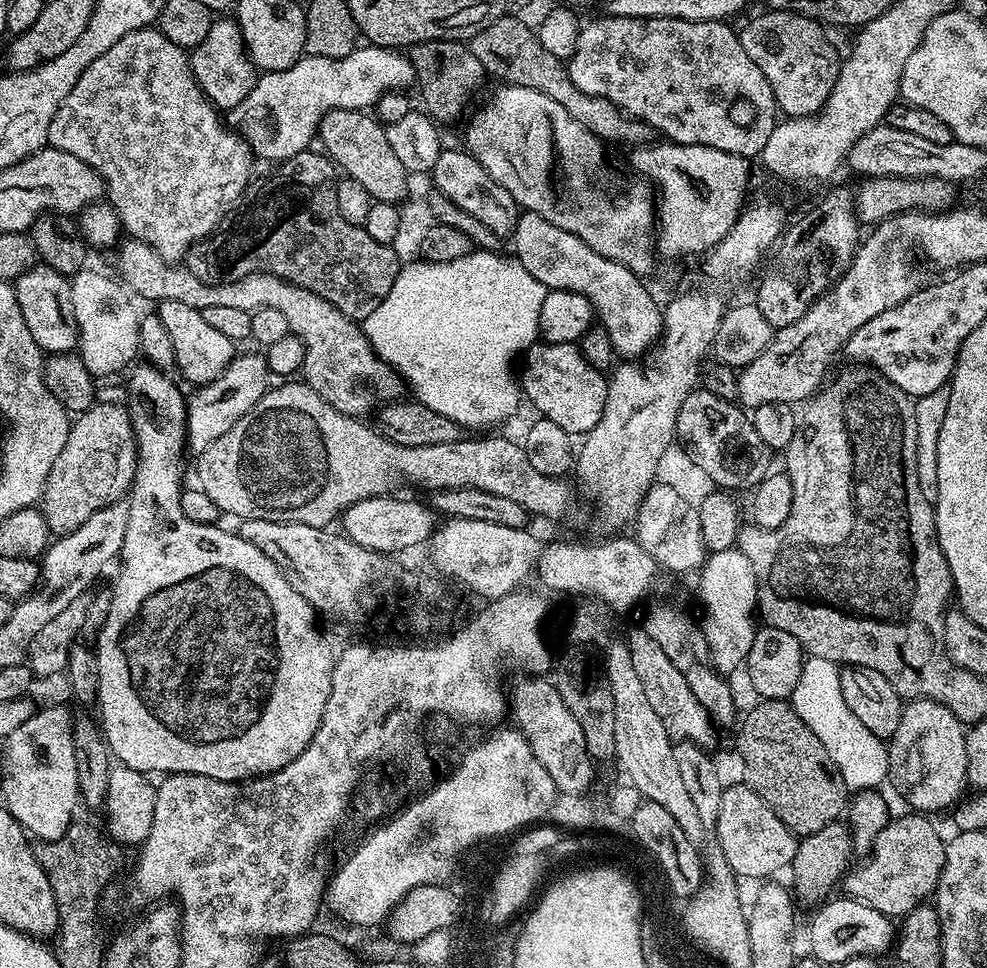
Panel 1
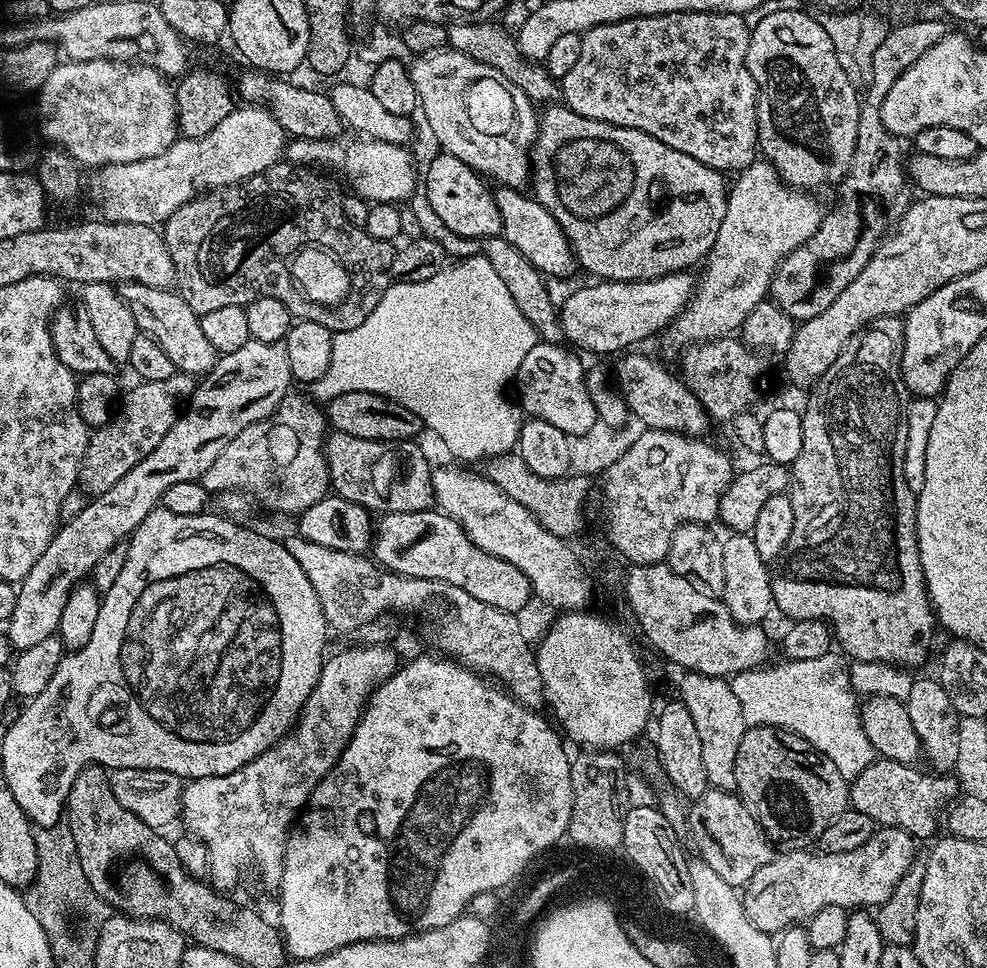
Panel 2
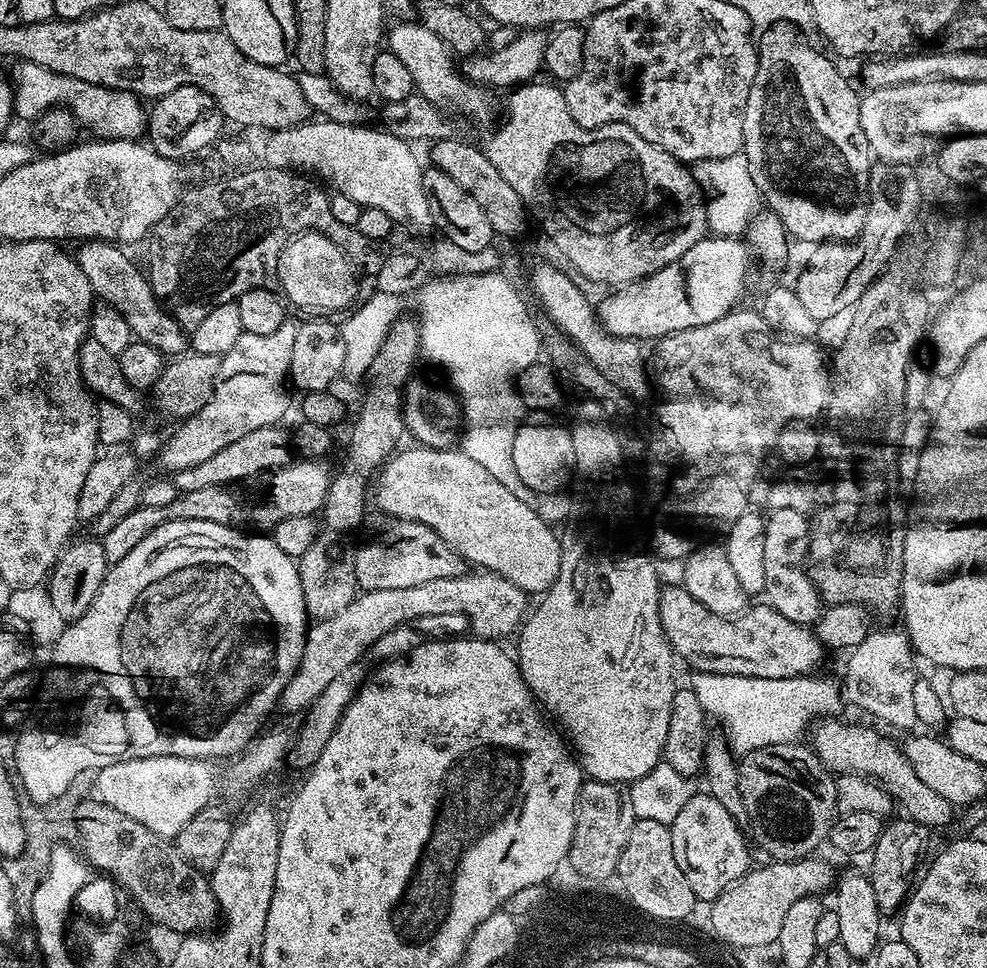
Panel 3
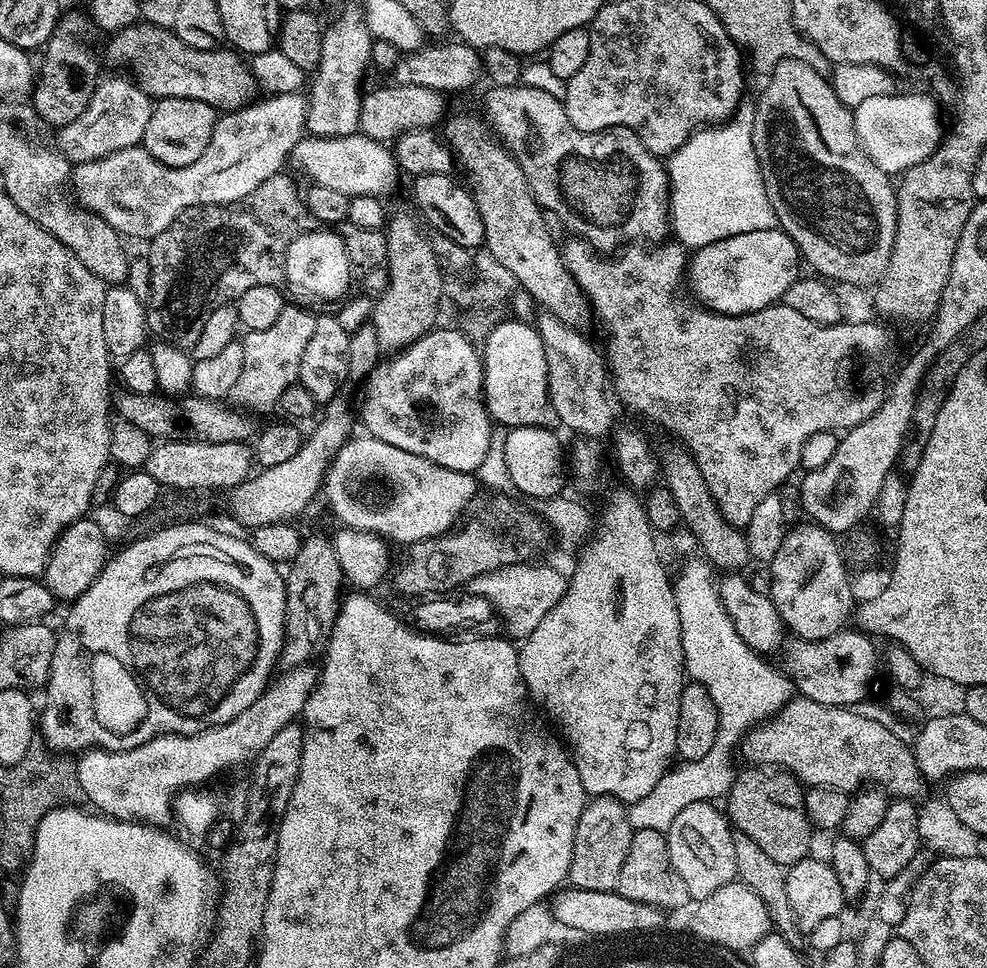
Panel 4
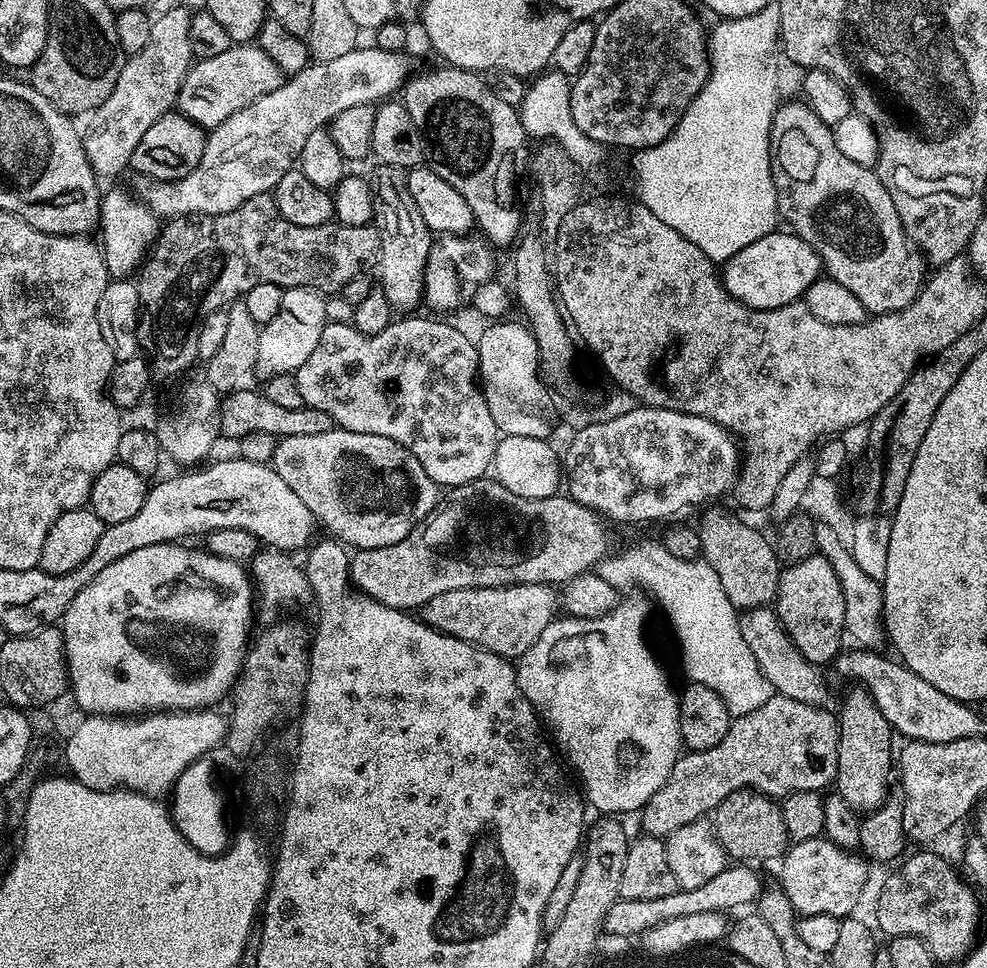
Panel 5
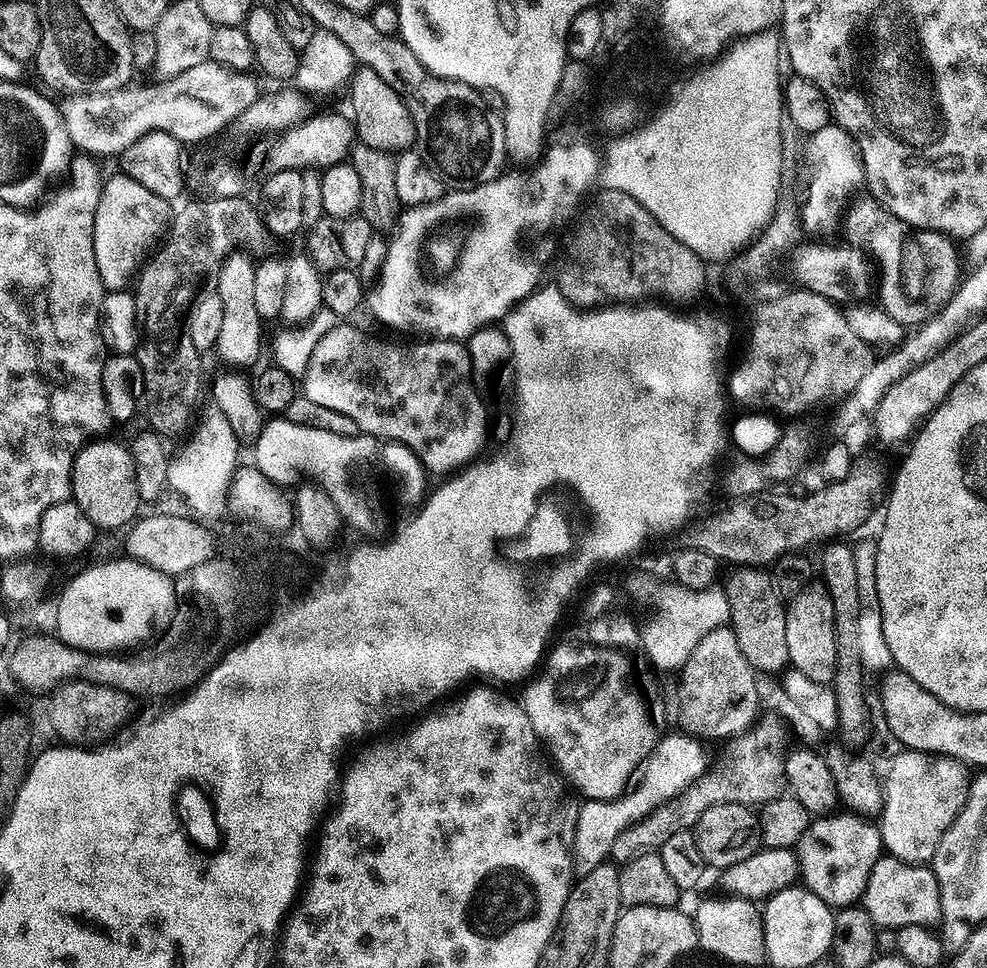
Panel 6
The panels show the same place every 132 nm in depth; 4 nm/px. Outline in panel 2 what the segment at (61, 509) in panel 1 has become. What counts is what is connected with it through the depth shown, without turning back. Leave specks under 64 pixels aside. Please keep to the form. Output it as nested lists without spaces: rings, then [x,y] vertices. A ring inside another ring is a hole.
[[[175,372],[170,374],[170,378],[162,378],[162,382],[145,380],[136,382],[129,392],[127,389],[119,411],[88,437],[88,449],[80,463],[79,487],[89,497],[101,496],[110,490],[110,486],[114,486],[114,482],[118,482],[118,478],[130,474],[130,470],[134,470],[134,466],[138,466],[138,462],[142,462],[142,458],[146,458],[146,454],[150,454],[150,450],[154,450],[154,446],[170,434],[170,426],[174,426],[197,387],[197,377]]]

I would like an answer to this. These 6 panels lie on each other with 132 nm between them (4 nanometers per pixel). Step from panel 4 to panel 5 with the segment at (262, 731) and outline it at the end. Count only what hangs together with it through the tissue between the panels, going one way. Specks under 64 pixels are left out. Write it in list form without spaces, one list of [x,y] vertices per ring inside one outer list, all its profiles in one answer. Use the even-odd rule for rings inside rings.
[[[197,710],[194,712],[153,712],[151,714],[141,714],[135,718],[121,718],[118,716],[93,716],[91,714],[83,717],[84,721],[73,730],[68,736],[68,745],[64,748],[64,756],[62,752],[62,760],[68,763],[67,771],[71,773],[75,779],[80,783],[90,786],[91,788],[98,788],[101,790],[131,790],[133,792],[143,792],[146,796],[153,798],[163,797],[163,792],[167,793],[176,783],[177,778],[182,774],[187,767],[189,767],[196,760],[200,759],[204,749],[210,749],[210,746],[218,746],[225,743],[228,734],[228,725],[230,723],[229,717],[224,716],[220,710]]]

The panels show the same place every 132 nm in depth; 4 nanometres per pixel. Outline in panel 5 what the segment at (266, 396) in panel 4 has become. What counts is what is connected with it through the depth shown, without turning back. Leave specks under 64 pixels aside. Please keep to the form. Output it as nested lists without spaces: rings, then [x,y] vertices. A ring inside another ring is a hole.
[[[284,288],[282,294],[282,310],[270,318],[260,329],[258,338],[258,358],[255,375],[269,378],[274,375],[295,373],[297,368],[314,354],[318,346],[318,338],[322,338],[322,330],[329,324],[326,314],[326,299],[319,296],[312,288]]]

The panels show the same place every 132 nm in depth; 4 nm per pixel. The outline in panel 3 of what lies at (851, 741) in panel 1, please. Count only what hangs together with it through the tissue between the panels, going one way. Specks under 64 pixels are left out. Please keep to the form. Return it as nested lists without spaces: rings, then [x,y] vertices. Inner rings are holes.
[[[697,672],[691,677],[690,686],[707,715],[711,719],[713,716],[725,728],[723,731],[733,753],[742,757],[768,744],[795,744],[804,731],[809,731],[811,720],[819,721],[839,713],[836,711],[842,705],[841,685],[820,675],[775,680]]]

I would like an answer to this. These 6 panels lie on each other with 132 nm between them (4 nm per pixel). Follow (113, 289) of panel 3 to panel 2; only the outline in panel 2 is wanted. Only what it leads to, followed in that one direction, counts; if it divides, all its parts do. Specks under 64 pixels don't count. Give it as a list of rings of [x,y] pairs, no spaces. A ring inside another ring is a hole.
[[[124,282],[118,291],[122,302],[130,306],[130,314],[134,314],[137,329],[152,336],[162,350],[174,362],[177,372],[184,372],[187,376],[203,377],[212,371],[216,365],[218,354],[214,346],[210,346],[209,339],[202,331],[200,317],[181,298],[180,293],[172,288],[151,288],[142,286],[142,282]]]

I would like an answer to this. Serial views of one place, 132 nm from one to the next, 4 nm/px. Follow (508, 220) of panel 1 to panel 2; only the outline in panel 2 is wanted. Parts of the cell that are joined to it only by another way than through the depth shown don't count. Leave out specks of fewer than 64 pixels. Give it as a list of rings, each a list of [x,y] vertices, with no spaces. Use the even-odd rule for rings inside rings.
[[[442,150],[422,178],[422,184],[426,188],[426,198],[429,199],[431,209],[454,234],[479,241],[501,235],[502,214],[498,214],[495,195],[490,188],[488,192],[489,185],[485,177],[466,166],[462,158],[454,158],[454,154]]]

